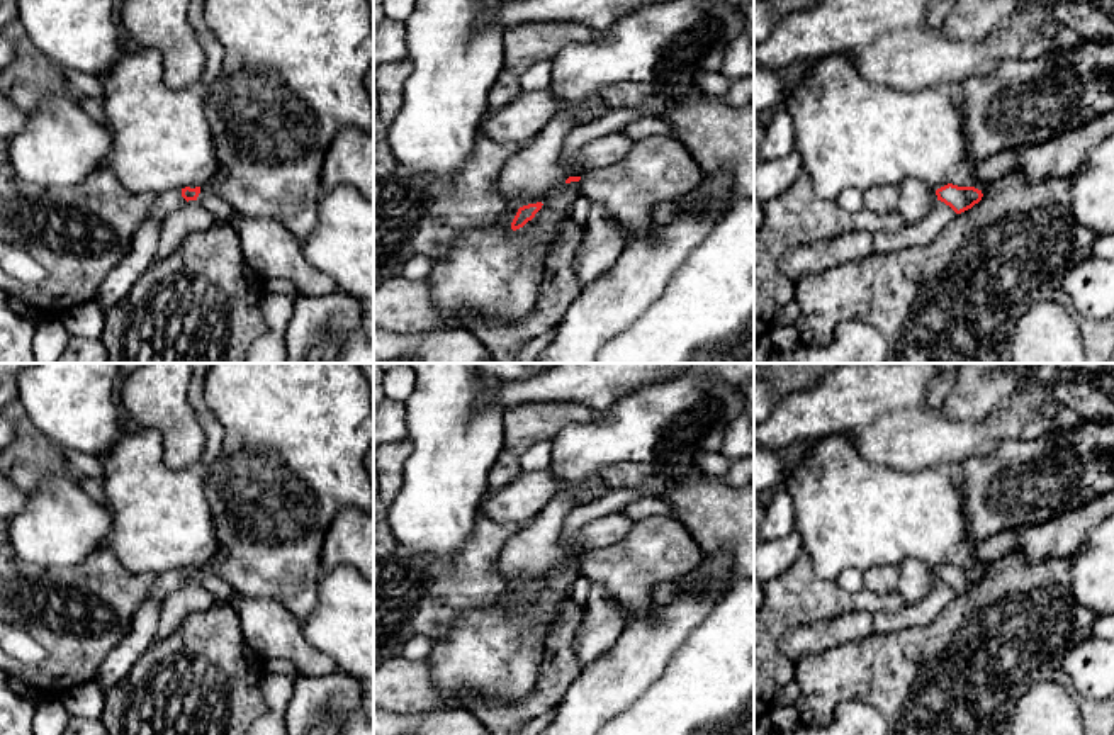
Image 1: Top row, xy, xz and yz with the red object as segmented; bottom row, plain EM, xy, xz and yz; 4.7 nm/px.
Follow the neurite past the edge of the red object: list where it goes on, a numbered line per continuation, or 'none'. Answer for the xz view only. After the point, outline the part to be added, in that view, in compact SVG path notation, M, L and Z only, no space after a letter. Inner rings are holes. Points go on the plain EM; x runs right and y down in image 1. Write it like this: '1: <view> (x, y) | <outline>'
1: xz (659, 549) | M652 514L635 521L628 535L618 543L588 550L579 560L579 577L589 579L593 586L603 586L630 621L659 606L654 601L657 584L676 582L696 569L703 558L703 548L674 516Z

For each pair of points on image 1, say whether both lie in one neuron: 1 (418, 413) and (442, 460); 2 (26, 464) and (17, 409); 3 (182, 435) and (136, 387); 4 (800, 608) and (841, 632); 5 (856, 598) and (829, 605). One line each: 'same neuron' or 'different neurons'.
1: same neuron
2: same neuron
3: same neuron
4: different neurons
5: same neuron

